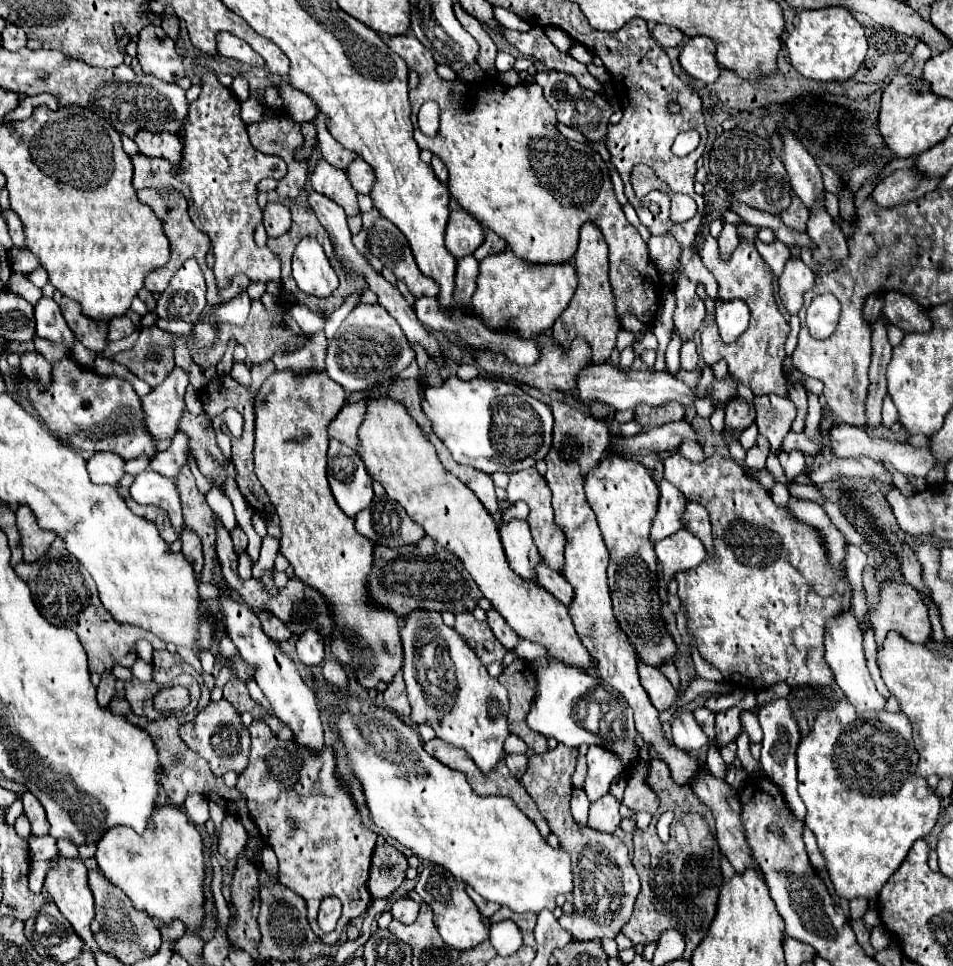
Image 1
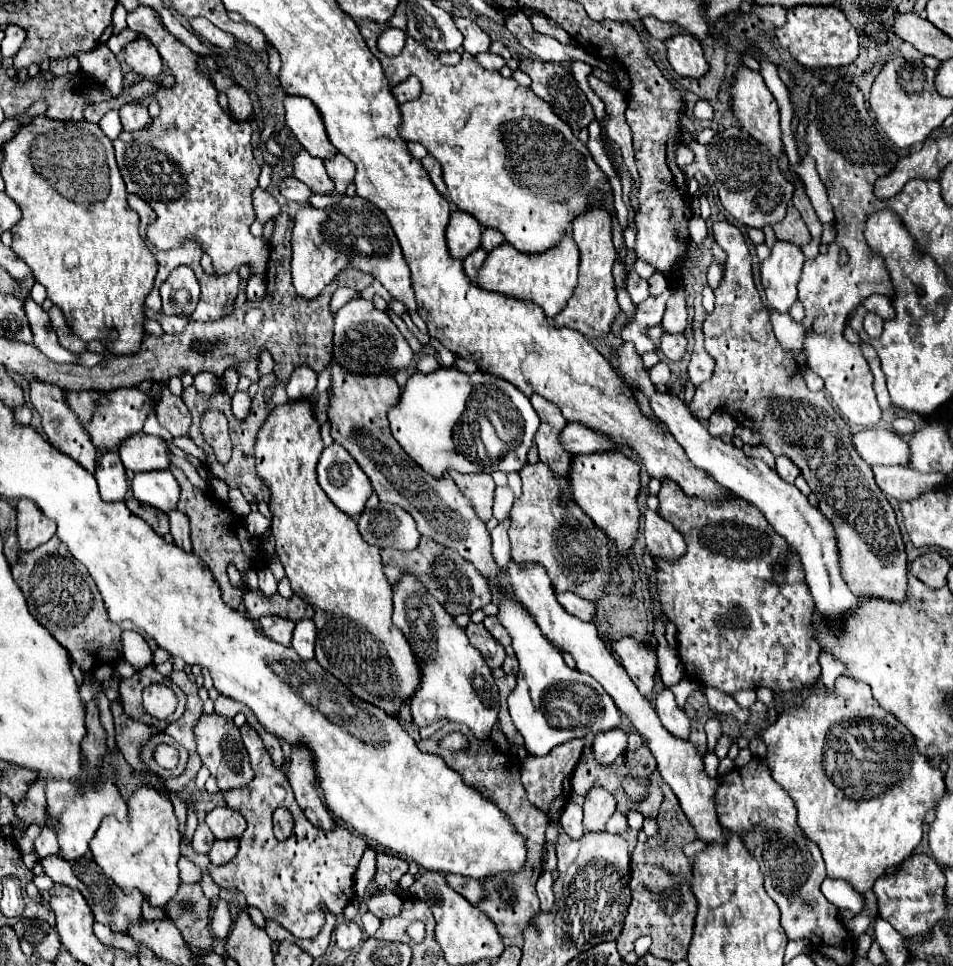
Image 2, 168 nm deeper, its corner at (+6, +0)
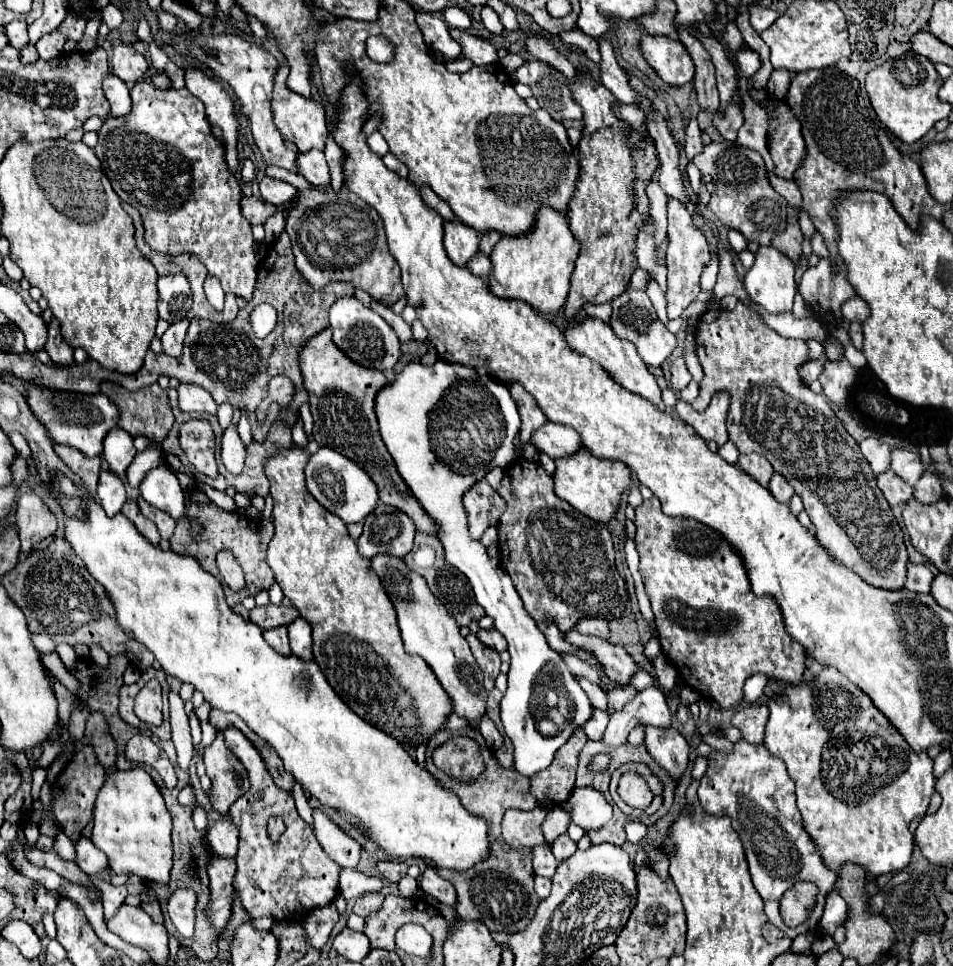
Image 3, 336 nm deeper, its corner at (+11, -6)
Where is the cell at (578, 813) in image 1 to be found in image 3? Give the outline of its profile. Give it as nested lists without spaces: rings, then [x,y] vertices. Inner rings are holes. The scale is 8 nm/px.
[[[568,833],[560,835],[560,837],[554,839],[554,843],[552,843],[552,853],[554,853],[556,861],[562,861],[562,859],[574,855],[574,851],[576,851],[576,843],[568,837]]]

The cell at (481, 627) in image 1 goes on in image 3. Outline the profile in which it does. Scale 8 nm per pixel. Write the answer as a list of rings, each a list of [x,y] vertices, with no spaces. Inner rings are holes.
[[[470,633],[470,635],[466,637],[466,641],[470,643],[472,655],[476,657],[478,665],[480,665],[482,671],[484,671],[484,687],[486,687],[486,691],[494,689],[494,679],[496,679],[498,673],[500,673],[500,655],[498,655],[494,649],[482,645],[482,641],[480,641],[474,633]]]

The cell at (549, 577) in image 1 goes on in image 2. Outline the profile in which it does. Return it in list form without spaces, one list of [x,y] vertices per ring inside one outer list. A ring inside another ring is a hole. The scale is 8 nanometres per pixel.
[[[559,593],[557,601],[565,607],[567,613],[571,613],[573,617],[581,619],[581,621],[593,621],[597,607],[591,601],[585,601],[581,597],[577,597],[575,593]]]

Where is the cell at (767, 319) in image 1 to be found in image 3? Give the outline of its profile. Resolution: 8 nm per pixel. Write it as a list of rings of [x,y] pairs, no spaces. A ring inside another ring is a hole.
[[[736,303],[732,311],[712,309],[706,311],[696,325],[696,355],[704,367],[704,379],[700,381],[700,395],[692,407],[704,411],[716,393],[730,393],[730,415],[726,421],[730,441],[740,453],[760,453],[772,463],[774,471],[784,475],[794,491],[802,497],[804,509],[816,527],[818,543],[844,567],[858,573],[868,585],[882,587],[886,591],[898,591],[906,583],[908,553],[902,541],[902,529],[894,519],[886,497],[876,485],[876,475],[862,459],[858,443],[844,429],[834,415],[824,395],[812,393],[800,379],[798,367],[806,361],[806,341],[786,339],[772,331],[756,311],[744,303]]]

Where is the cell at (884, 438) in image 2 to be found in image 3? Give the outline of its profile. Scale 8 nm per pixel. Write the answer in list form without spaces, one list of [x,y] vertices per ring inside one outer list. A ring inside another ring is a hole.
[[[868,437],[860,443],[860,451],[876,475],[890,469],[890,445],[884,439]]]

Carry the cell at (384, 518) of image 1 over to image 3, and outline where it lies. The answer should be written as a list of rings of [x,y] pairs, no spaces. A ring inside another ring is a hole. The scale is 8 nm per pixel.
[[[378,503],[374,511],[364,519],[364,531],[358,539],[358,551],[362,557],[394,555],[404,557],[412,551],[414,523],[402,511]]]

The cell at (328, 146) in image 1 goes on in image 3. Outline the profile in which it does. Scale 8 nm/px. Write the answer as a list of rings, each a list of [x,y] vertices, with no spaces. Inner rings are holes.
[[[282,65],[276,73],[274,91],[272,91],[272,111],[274,111],[274,123],[276,123],[278,131],[282,133],[284,139],[292,141],[300,153],[306,153],[310,149],[324,149],[330,131],[328,131],[328,123],[326,123],[326,109],[324,109],[322,97],[318,95],[316,81],[312,83],[314,85],[312,99],[306,99],[286,87],[286,77],[288,77],[288,67]]]

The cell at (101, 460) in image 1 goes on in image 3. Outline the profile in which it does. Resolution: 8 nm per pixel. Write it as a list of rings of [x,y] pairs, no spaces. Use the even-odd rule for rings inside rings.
[[[102,469],[96,493],[98,493],[98,501],[108,517],[120,513],[122,503],[126,501],[126,491],[124,491],[124,483],[118,475],[114,475],[108,469]]]

